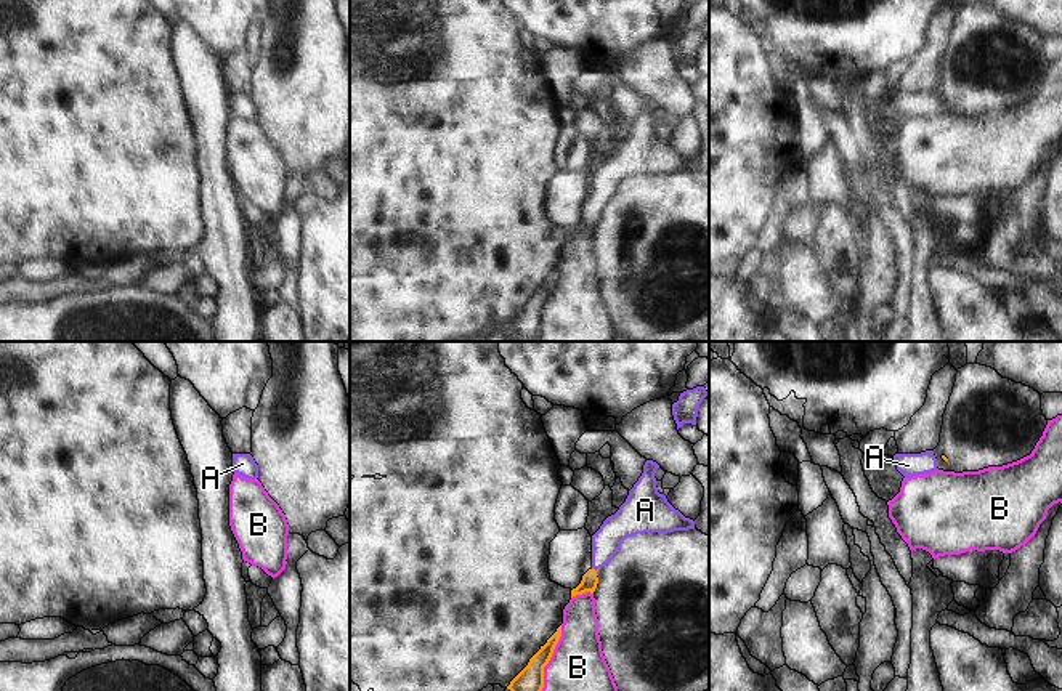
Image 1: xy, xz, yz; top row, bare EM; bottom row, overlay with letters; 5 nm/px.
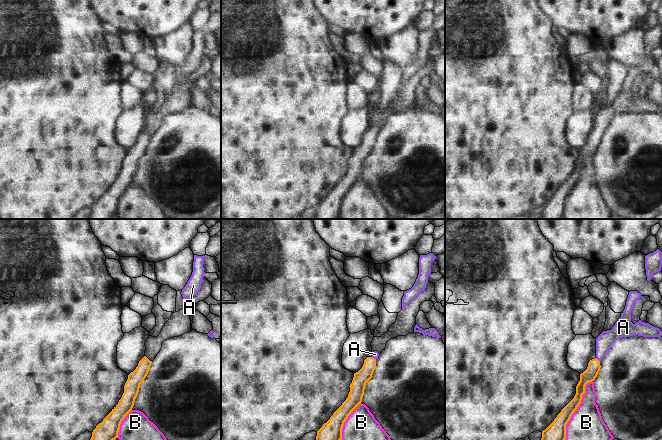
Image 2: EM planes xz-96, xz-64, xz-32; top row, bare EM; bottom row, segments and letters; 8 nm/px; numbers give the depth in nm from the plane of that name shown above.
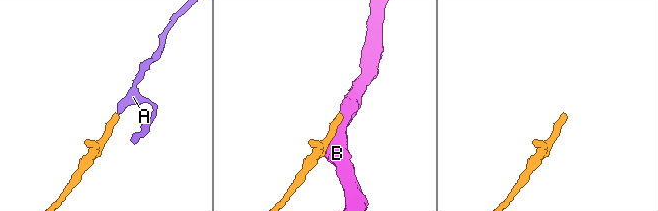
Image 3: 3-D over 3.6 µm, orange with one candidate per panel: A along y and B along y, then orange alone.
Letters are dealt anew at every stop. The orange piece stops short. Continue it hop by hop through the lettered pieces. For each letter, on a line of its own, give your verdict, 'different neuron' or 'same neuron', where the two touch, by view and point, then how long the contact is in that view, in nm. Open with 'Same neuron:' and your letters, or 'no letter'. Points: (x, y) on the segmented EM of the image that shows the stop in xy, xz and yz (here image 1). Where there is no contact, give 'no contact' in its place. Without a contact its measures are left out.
Same neuron: A
A: same neuron; meets orange in xz at (594, 569); contact 40 nm long
B: different neuron; meets orange in xz at (551, 656); contact 340 nm long

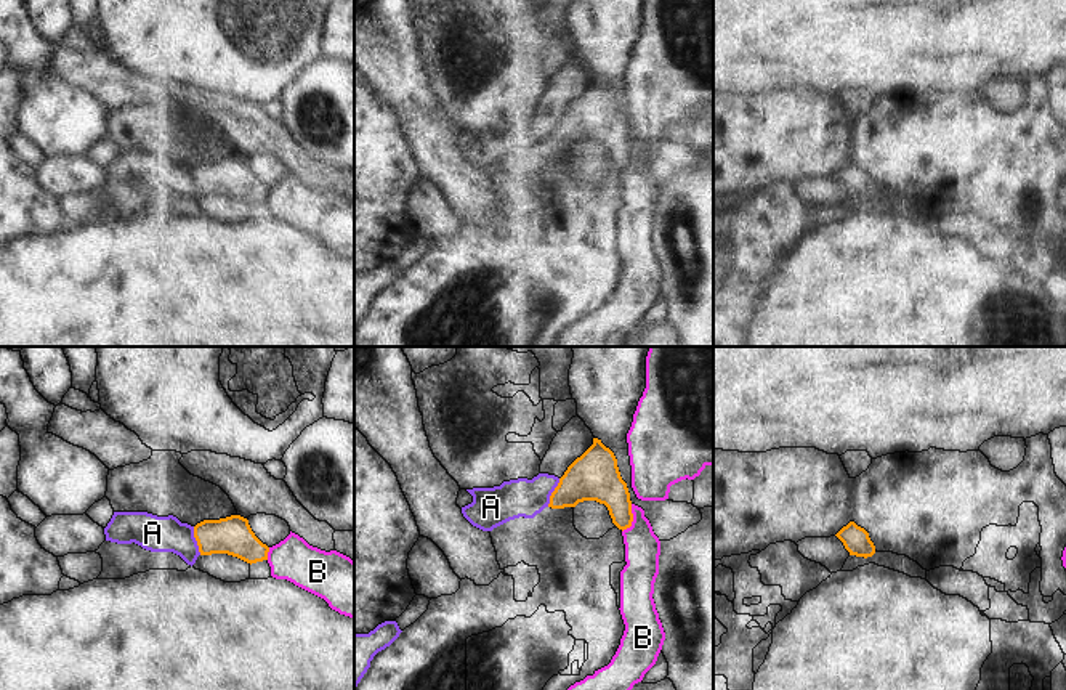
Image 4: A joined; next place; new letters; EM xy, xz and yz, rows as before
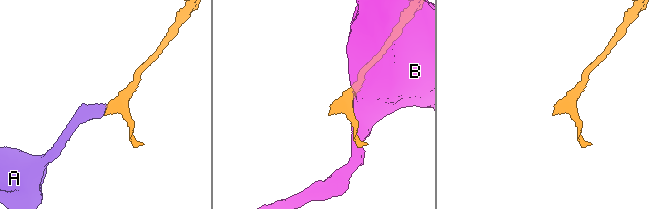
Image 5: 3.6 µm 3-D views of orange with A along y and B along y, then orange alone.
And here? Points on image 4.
Same neuron: no letter
A: different neuron; meets orange in xy at (196, 539); contact 150 nm long
B: different neuron; meets orange in xz at (632, 519); contact 150 nm long

